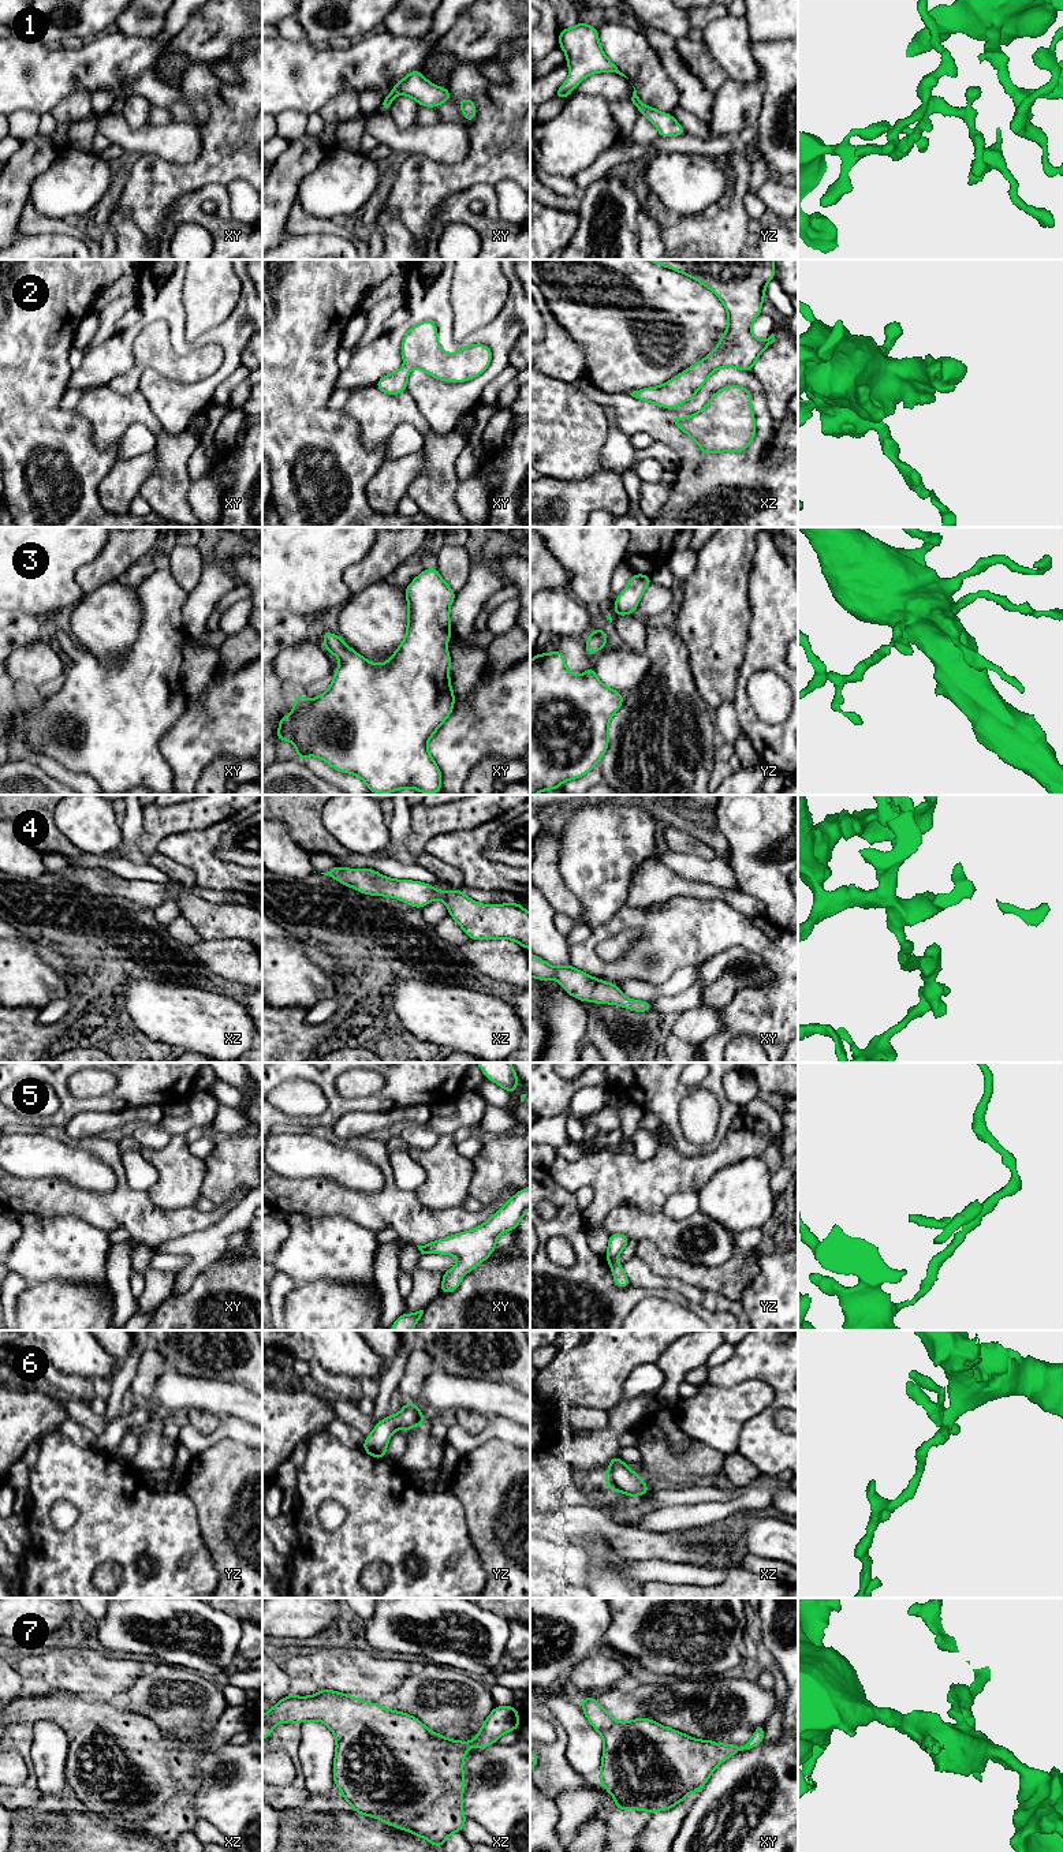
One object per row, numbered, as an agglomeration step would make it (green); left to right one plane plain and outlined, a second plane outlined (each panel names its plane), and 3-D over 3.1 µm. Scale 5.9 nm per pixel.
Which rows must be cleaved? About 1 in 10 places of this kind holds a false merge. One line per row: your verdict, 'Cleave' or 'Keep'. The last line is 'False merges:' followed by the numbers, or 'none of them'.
1: Keep
2: Keep
3: Keep
4: Keep
5: Keep
6: Keep
7: Keep
False merges: none of them

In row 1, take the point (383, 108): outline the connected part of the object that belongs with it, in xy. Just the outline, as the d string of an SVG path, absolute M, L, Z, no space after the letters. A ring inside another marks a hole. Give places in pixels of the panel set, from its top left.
M419 70L411 71L402 81L399 81L389 94L384 97L380 109L383 112L388 111L392 107L392 100L399 94L409 96L419 105L429 108L439 107L452 97L448 89L436 86L425 79Z

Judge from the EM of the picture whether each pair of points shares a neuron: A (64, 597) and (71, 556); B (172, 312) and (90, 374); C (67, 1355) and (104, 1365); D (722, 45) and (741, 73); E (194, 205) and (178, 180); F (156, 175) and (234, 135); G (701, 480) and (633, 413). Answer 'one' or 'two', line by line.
A: one
B: one
C: one
D: one
E: two
F: one
G: one

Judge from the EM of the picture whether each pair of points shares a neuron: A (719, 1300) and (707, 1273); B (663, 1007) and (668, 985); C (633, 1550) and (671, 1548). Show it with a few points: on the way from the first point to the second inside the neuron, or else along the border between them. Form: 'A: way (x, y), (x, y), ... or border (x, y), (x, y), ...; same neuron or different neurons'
A: border (705, 1291), (723, 1294), (739, 1302); different neurons
B: border (694, 982), (677, 994), (657, 996), (649, 1001); different neurons
C: way (642, 1548), (661, 1548); same neuron

